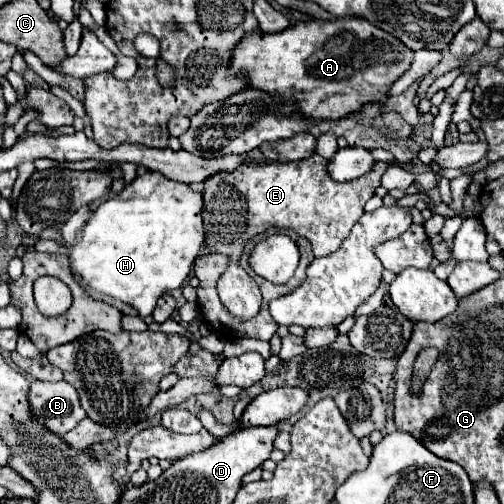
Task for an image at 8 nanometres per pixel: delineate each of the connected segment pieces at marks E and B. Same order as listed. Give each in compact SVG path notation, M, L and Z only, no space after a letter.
M312 155L308 159L292 163L276 161L242 165L242 169L236 169L234 173L216 173L206 181L202 211L206 247L230 257L230 267L218 281L218 295L232 315L250 319L260 311L262 303L256 281L246 275L242 267L238 267L246 241L270 227L280 227L292 229L300 237L306 237L312 243L316 257L334 253L350 235L354 223L364 213L364 203L374 195L384 171L390 167L390 163L378 161L370 169L370 173L348 183L336 183L328 177L326 163L328 161L320 155Z
M32 381L30 407L36 419L58 435L72 431L86 417L76 389L66 381Z

